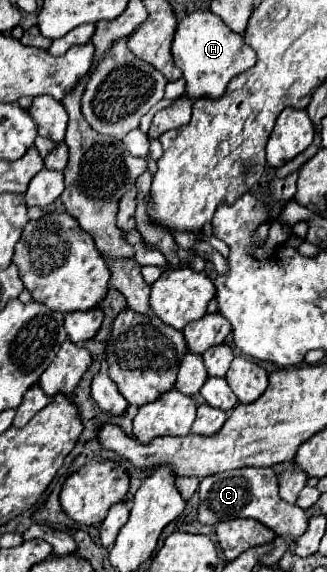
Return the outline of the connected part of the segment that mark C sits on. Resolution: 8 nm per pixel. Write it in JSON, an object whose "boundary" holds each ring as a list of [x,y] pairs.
{"boundary":[[[234,469],[218,475],[208,475],[198,485],[198,497],[198,521],[202,525],[216,525],[238,517],[250,517],[268,525],[276,535],[282,535],[290,545],[294,545],[294,541],[308,527],[304,509],[280,499],[278,475],[274,473],[274,469]]]}

